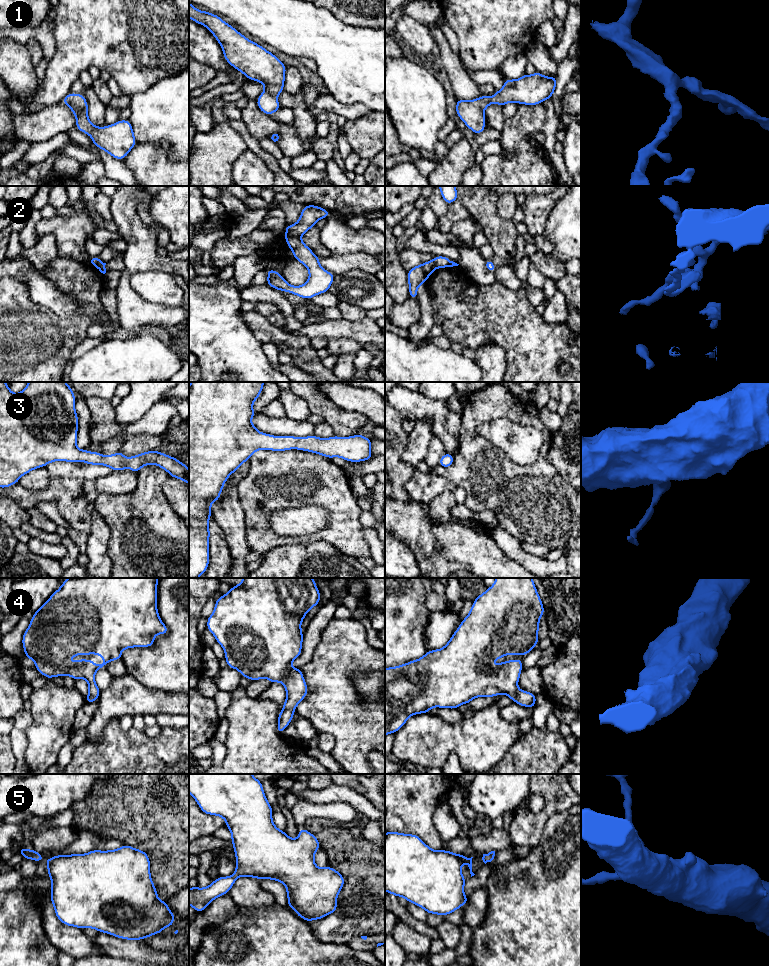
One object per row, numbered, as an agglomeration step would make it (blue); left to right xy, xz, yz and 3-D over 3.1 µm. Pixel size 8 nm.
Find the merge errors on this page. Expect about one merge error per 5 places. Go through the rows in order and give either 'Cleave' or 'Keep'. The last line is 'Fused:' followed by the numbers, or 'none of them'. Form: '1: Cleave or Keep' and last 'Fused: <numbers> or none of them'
1: Keep
2: Cleave
3: Keep
4: Keep
5: Keep
Fused: 2

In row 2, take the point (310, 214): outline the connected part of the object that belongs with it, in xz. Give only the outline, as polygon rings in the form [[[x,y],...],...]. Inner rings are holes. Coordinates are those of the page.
[[[305,205],[299,220],[294,225],[286,224],[285,233],[300,237],[310,230],[319,219],[326,219],[330,214],[330,211],[319,206]]]

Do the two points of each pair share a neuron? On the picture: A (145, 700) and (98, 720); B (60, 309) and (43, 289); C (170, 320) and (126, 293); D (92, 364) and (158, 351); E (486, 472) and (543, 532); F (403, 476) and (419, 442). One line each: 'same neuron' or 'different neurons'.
A: same neuron
B: same neuron
C: same neuron
D: same neuron
E: same neuron
F: different neurons

